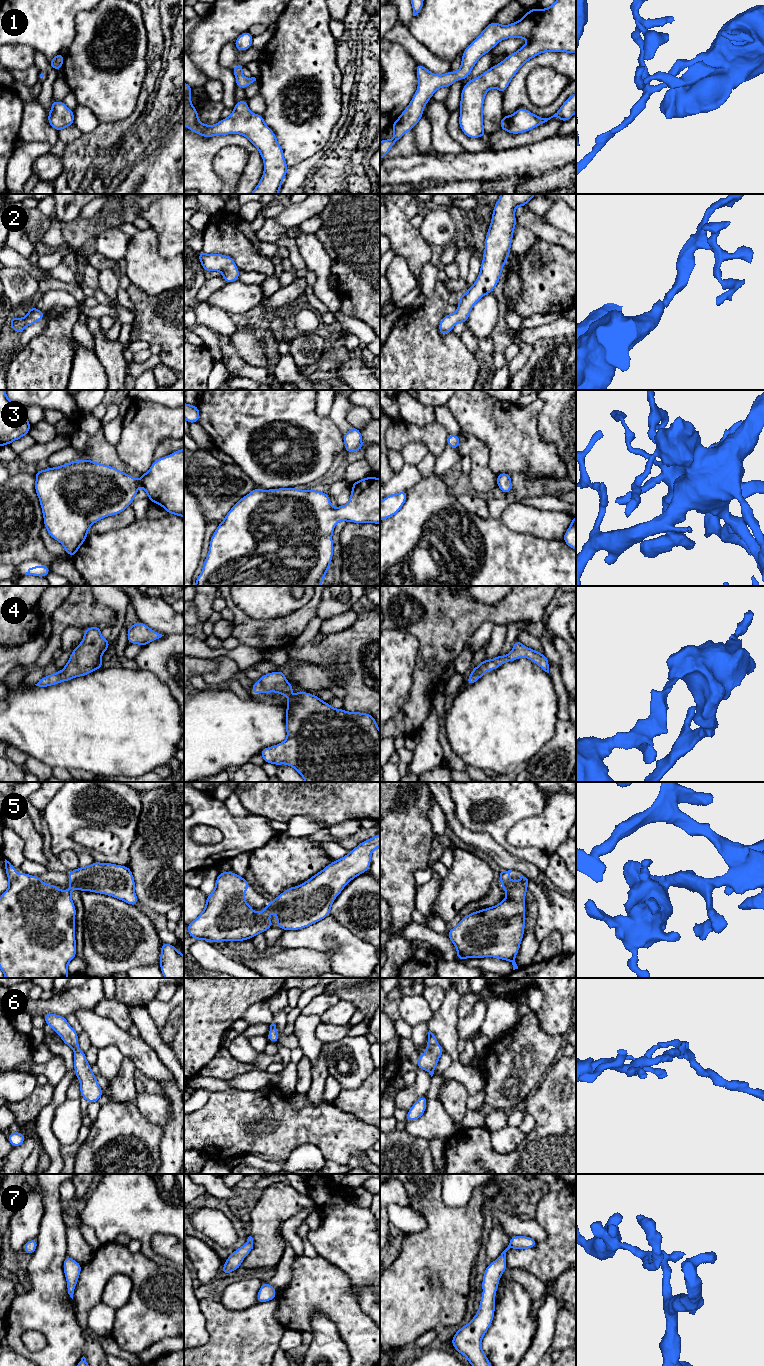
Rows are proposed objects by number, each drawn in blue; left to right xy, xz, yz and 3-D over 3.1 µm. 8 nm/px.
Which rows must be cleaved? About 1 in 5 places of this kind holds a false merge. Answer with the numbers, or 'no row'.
no row

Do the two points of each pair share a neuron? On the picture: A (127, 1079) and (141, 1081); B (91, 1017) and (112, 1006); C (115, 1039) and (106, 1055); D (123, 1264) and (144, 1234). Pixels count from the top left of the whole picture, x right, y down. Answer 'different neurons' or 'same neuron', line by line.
A: different neurons
B: different neurons
C: different neurons
D: different neurons

